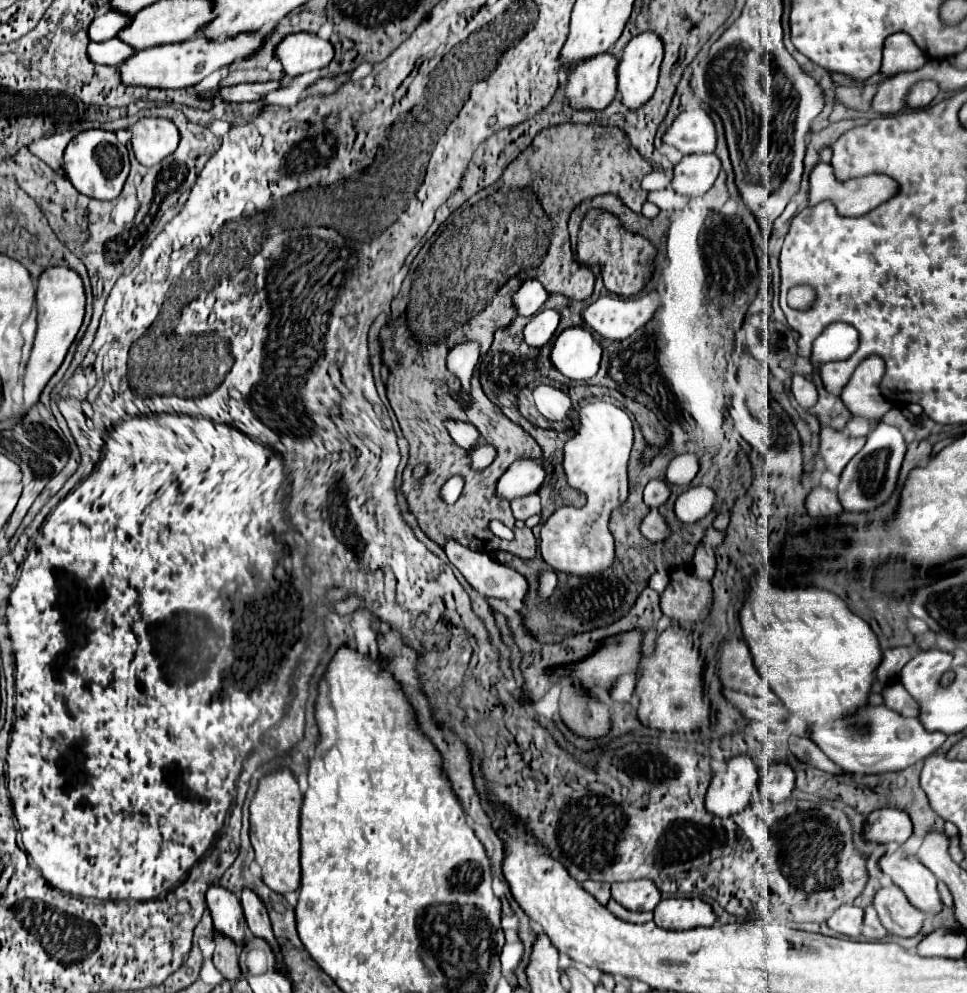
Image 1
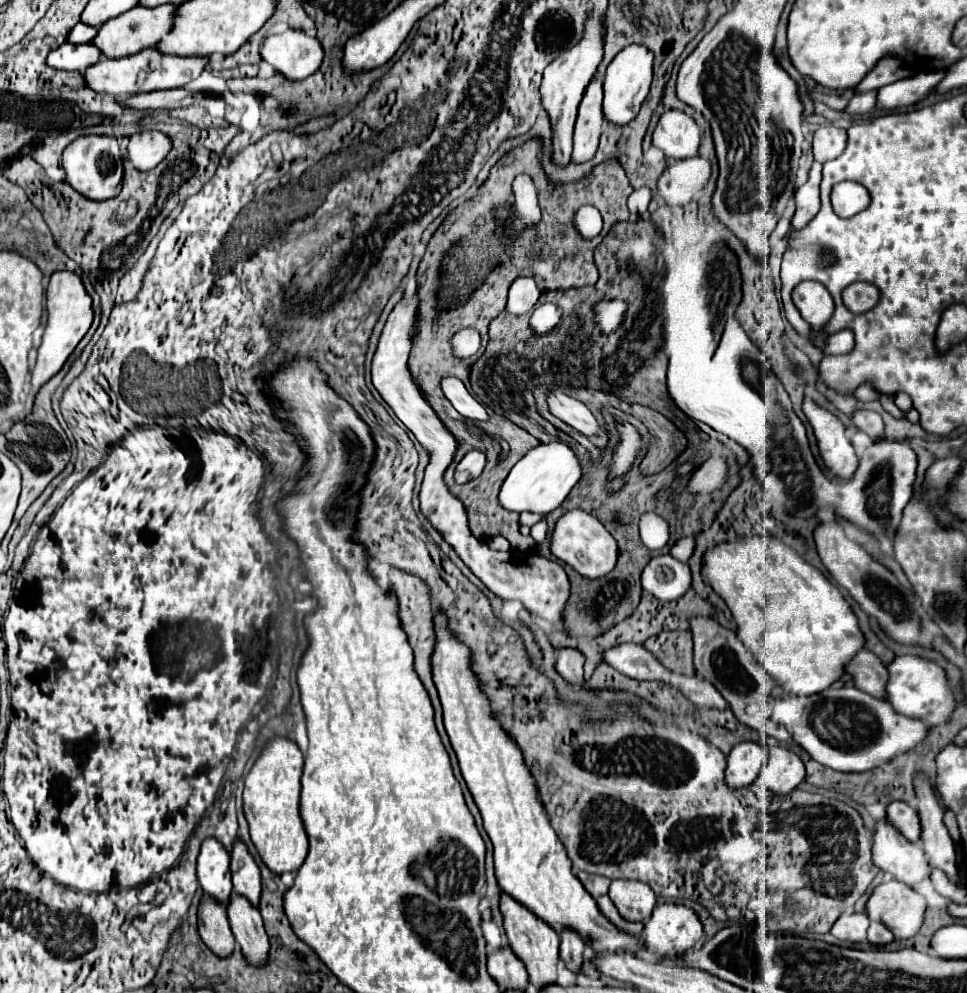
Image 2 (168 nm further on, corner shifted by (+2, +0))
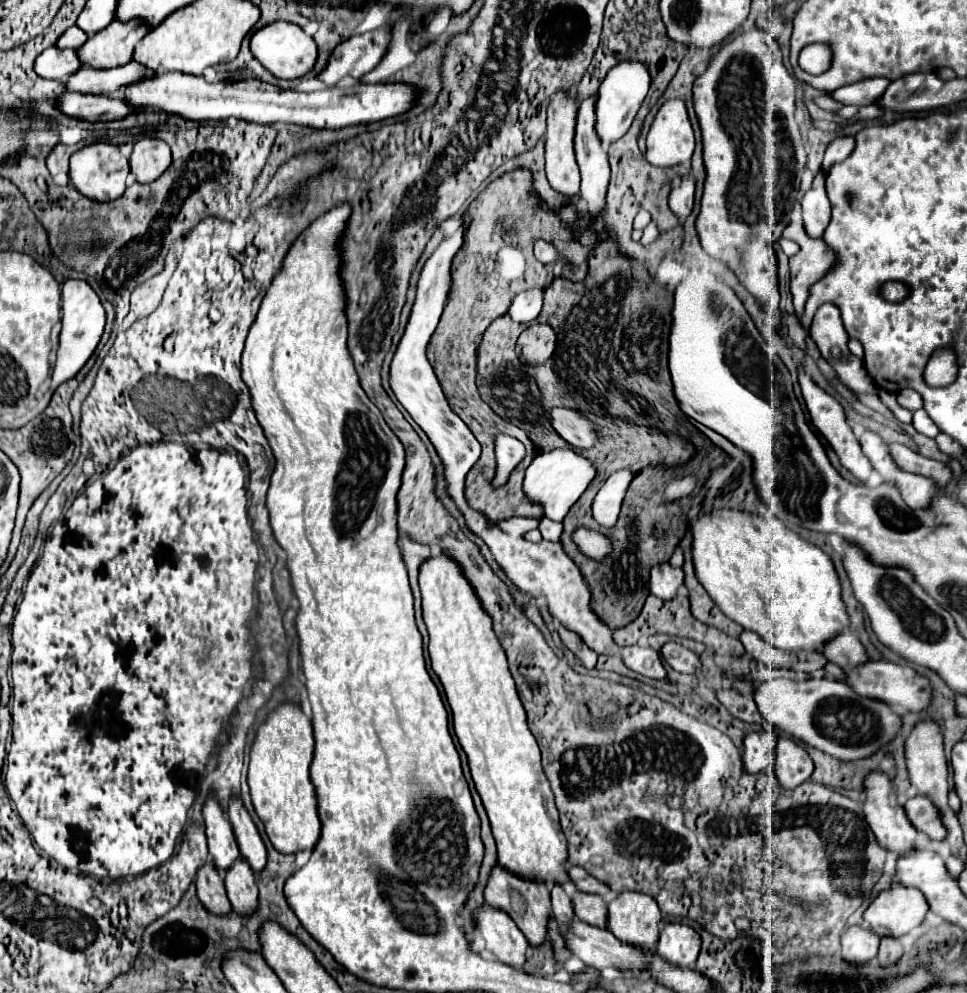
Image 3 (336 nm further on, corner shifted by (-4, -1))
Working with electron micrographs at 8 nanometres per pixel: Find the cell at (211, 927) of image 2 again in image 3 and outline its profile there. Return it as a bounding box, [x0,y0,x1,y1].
[195,862,231,914]

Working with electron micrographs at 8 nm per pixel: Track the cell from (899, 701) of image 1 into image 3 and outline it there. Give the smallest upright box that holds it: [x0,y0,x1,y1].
[823,632,867,668]

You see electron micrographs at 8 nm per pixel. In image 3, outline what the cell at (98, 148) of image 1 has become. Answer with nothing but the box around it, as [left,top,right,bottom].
[71,142,129,202]

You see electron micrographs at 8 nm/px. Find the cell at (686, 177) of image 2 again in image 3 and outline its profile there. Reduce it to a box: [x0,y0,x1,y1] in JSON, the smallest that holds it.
[669,176,695,220]

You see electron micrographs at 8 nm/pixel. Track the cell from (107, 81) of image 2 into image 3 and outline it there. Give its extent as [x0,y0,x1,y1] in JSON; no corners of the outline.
[65,64,149,96]

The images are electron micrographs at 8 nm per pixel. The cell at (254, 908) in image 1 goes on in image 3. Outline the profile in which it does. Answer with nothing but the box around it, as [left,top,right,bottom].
[227,796,267,874]

